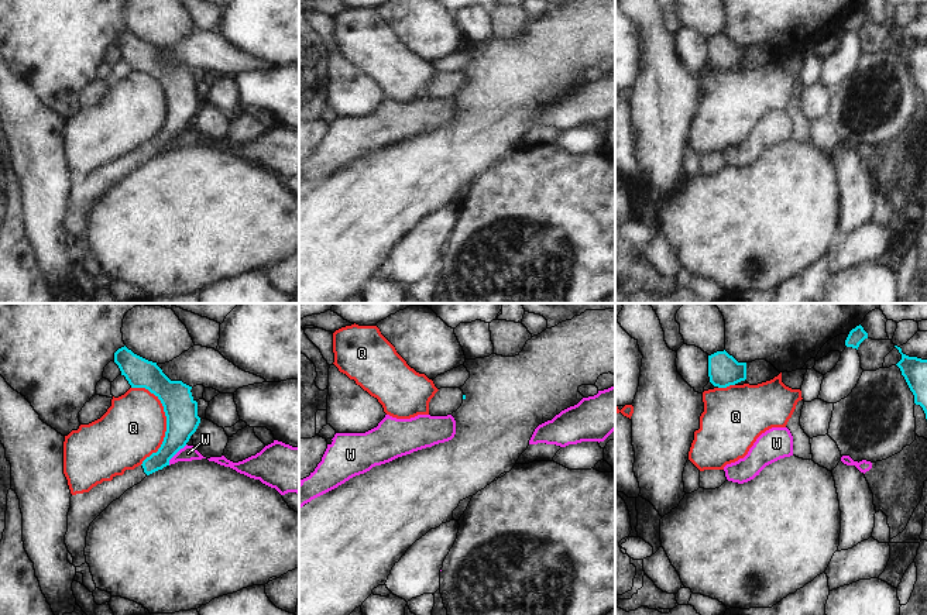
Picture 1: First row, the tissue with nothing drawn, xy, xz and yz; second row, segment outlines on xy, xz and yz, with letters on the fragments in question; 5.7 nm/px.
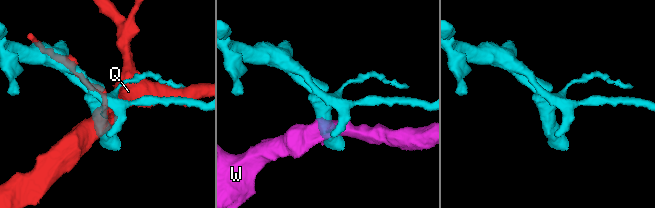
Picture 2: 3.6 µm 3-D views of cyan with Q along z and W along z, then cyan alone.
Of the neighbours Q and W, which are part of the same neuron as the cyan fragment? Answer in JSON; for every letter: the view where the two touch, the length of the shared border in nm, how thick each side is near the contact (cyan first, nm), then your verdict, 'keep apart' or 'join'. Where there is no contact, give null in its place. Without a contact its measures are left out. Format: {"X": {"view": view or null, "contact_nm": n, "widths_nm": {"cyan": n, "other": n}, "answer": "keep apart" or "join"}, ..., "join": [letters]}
{"Q": {"view": "xy", "contact_nm": 460, "widths_nm": {"cyan": 190, "other": 360}, "answer": "keep apart"}, "W": {"view": "xy", "contact_nm": 160, "widths_nm": {"cyan": 190, "other": 90}, "answer": "keep apart"}, "join": []}

